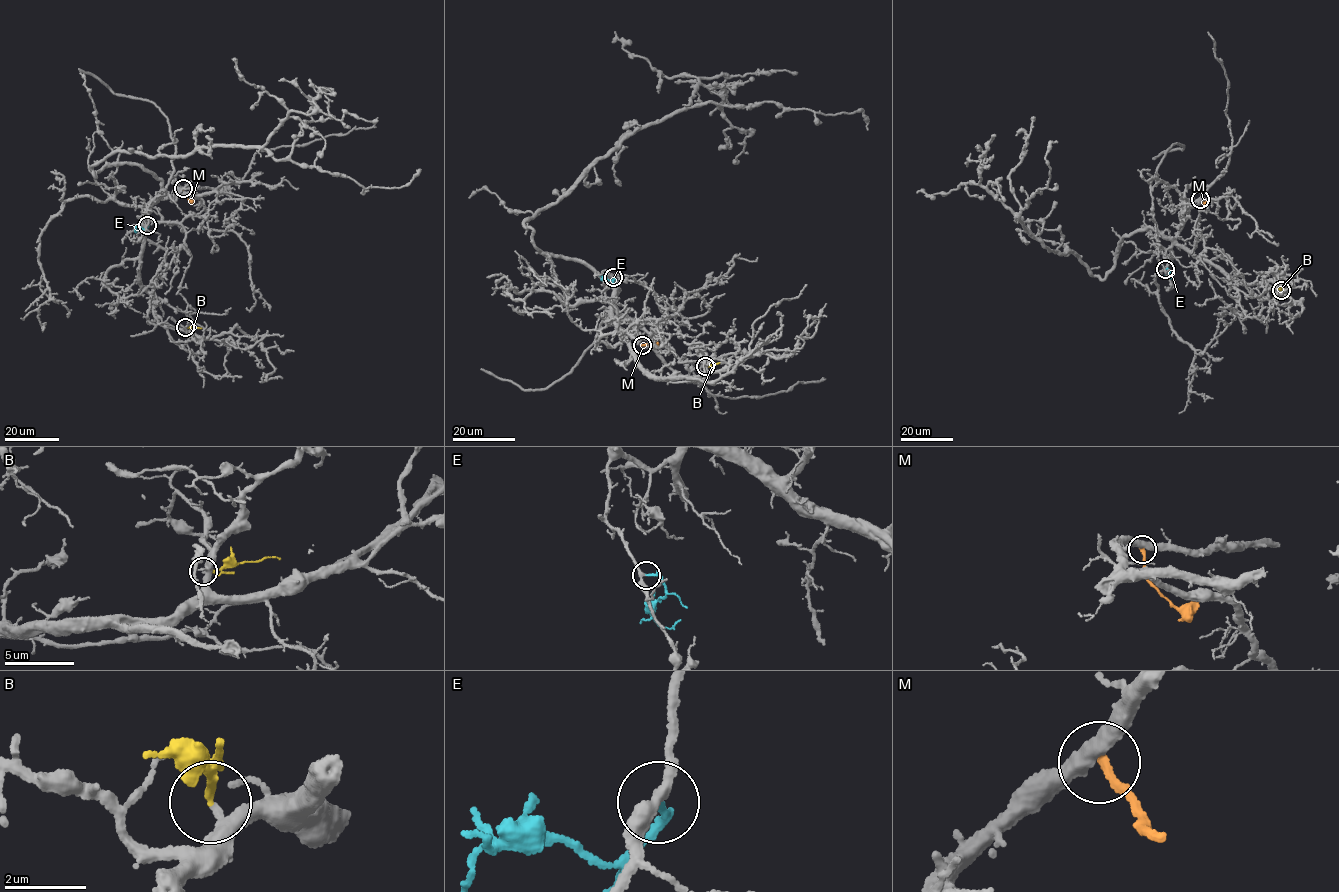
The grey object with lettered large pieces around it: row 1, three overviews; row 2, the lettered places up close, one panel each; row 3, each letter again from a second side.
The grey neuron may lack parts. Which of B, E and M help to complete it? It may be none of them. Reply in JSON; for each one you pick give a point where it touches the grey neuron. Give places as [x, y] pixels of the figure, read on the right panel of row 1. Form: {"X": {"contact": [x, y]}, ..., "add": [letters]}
{"B": {"contact": [1281, 290]}, "E": {"contact": [1165, 269]}, "add": ["B", "E"]}

